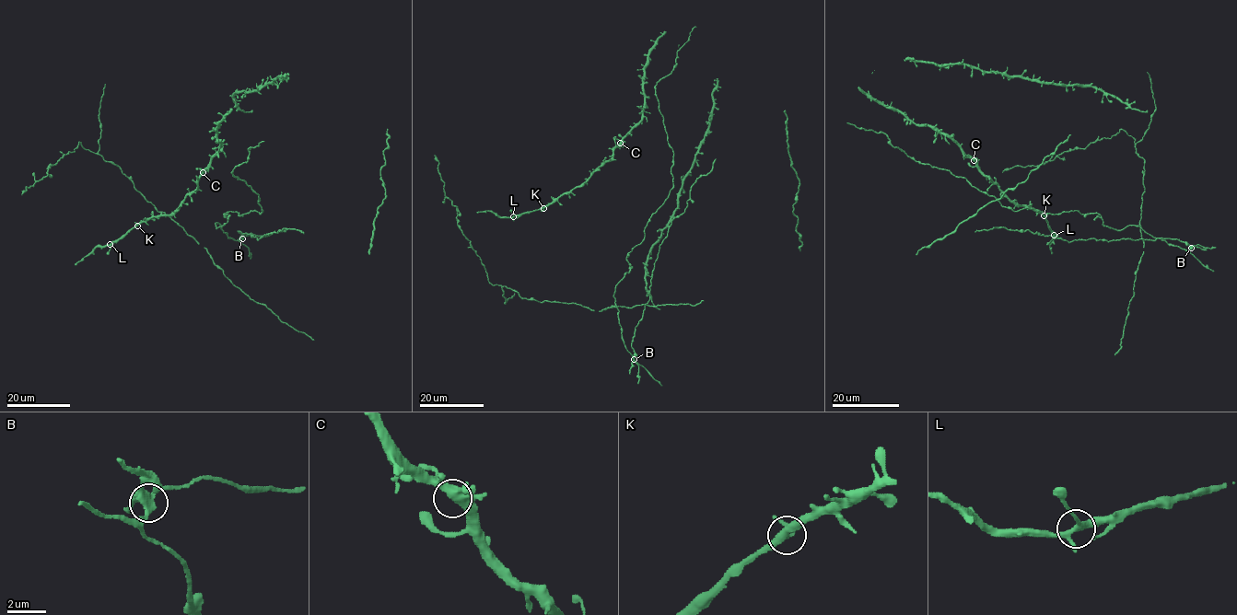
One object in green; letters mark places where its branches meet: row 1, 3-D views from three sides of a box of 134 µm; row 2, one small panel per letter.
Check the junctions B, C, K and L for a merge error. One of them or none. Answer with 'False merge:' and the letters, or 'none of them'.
False merge: B

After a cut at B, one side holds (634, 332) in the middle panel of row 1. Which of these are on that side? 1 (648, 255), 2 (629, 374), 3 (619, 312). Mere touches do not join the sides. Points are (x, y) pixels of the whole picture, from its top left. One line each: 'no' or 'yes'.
1: no
2: yes
3: no

